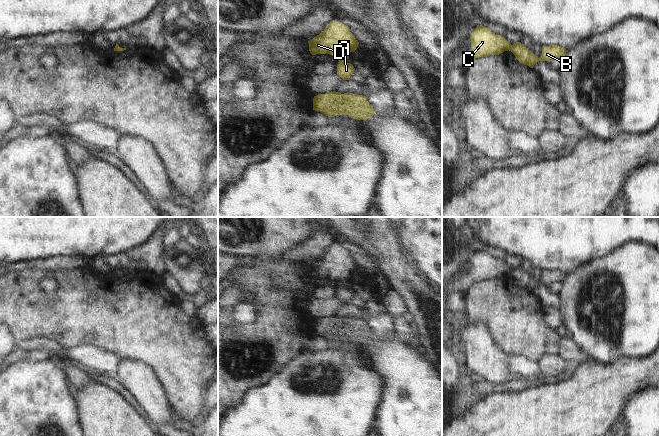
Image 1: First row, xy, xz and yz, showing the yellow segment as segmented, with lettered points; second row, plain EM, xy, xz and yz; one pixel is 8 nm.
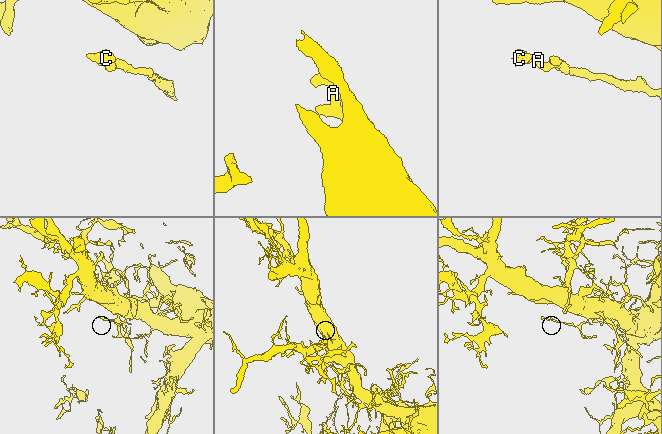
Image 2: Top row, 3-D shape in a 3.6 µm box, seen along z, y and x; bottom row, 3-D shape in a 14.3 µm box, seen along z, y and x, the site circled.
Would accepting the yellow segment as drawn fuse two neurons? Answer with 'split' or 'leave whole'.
split

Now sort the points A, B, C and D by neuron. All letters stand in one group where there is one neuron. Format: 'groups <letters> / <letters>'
groups A B / C D

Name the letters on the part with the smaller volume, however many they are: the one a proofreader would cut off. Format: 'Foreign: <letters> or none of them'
Foreign: C, D.

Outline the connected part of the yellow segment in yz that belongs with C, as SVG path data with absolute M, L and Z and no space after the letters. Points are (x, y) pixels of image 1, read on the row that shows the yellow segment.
M477 25L477 27L473 29L470 40L474 59L490 55L499 55L504 51L508 51L511 46L504 37L496 35L489 28L482 25Z

